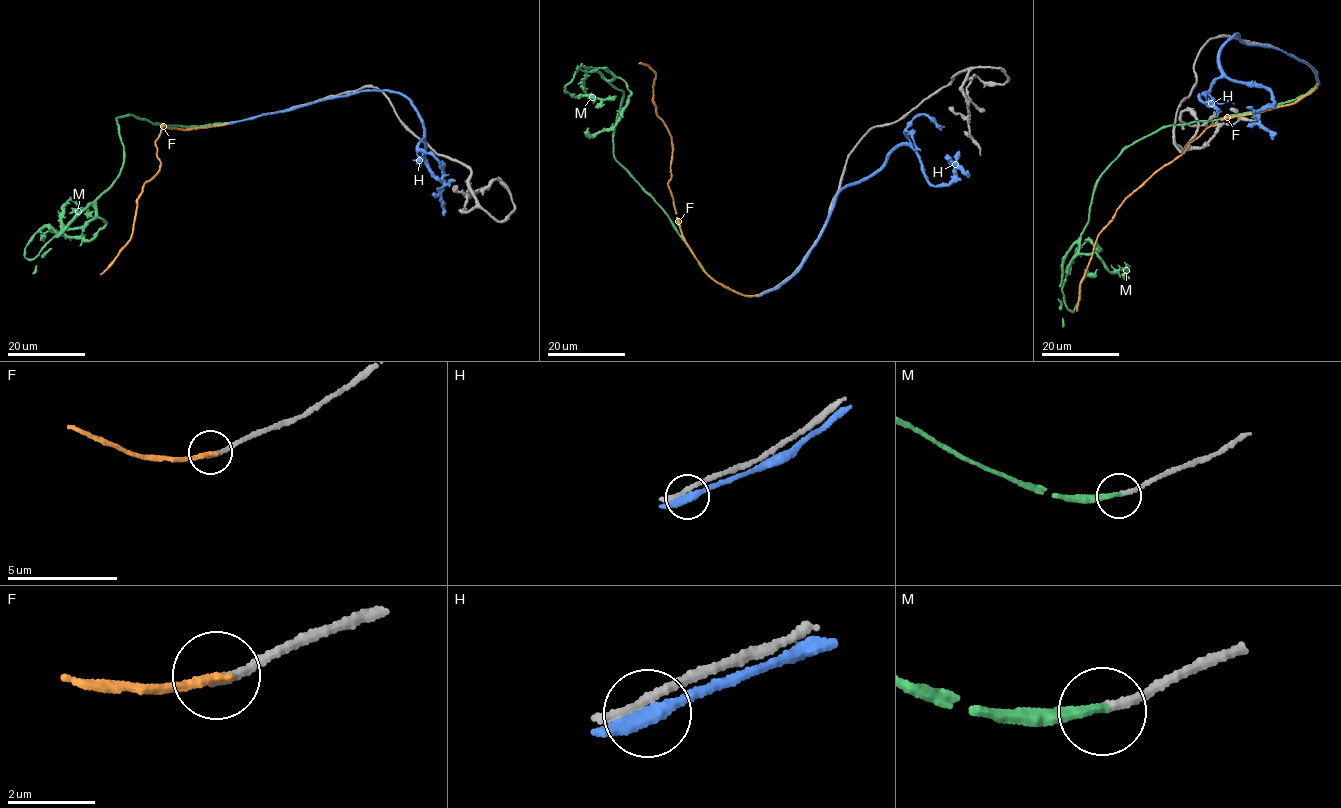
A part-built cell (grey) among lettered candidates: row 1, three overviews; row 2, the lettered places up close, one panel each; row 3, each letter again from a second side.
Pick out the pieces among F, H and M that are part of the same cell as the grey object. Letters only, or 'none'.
M

